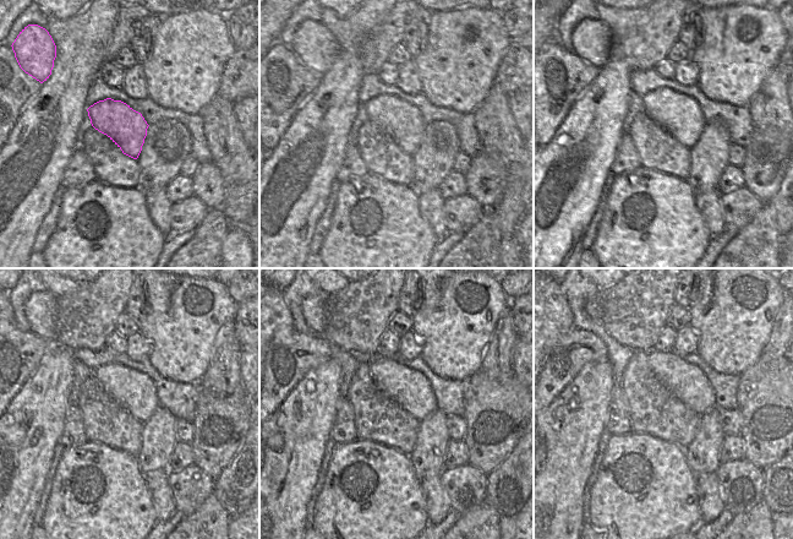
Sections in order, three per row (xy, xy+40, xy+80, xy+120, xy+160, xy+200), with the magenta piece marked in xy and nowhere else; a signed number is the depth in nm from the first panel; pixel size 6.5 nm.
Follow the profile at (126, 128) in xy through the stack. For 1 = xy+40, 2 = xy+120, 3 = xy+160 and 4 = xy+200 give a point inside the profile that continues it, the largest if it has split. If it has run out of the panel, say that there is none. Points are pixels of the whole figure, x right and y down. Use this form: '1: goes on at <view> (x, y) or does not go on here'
1: goes on at xy+40 (399, 119)
2: goes on at xy+120 (131, 388)
3: goes on at xy+160 (410, 388)
4: goes on at xy+200 (684, 381)

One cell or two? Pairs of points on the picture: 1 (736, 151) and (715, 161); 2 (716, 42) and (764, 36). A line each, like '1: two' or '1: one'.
1: two
2: one

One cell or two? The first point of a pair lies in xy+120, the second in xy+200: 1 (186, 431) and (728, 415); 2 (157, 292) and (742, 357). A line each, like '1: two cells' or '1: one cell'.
1: one cell
2: one cell

